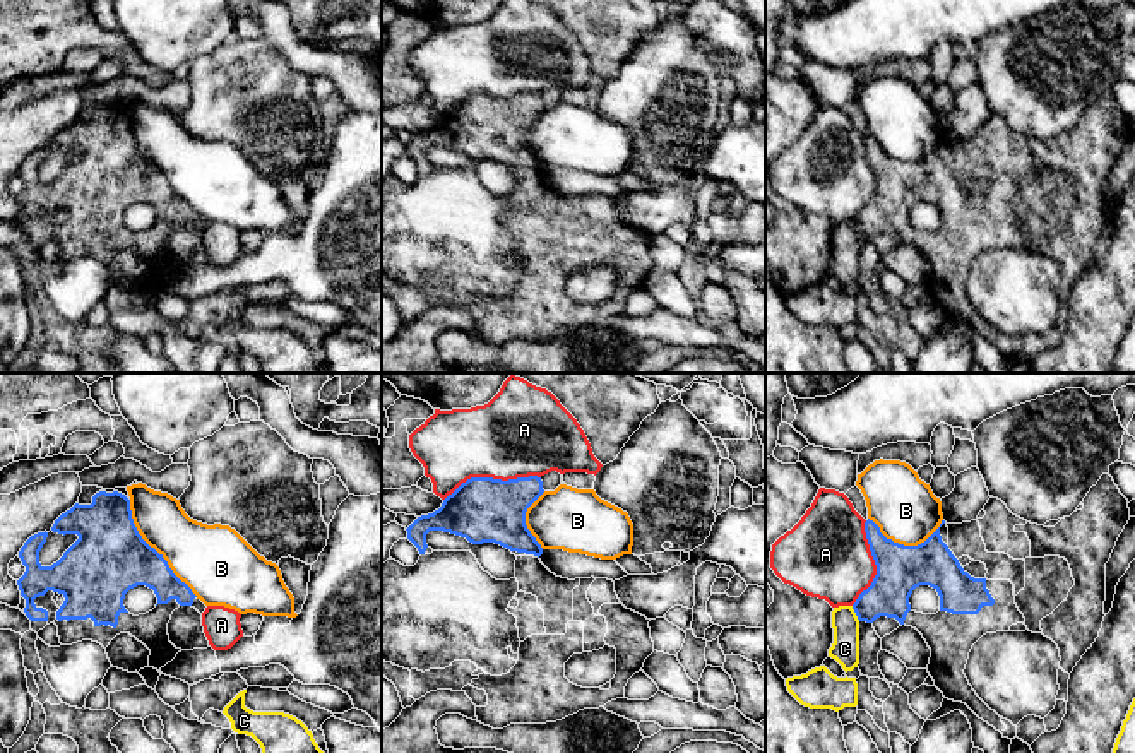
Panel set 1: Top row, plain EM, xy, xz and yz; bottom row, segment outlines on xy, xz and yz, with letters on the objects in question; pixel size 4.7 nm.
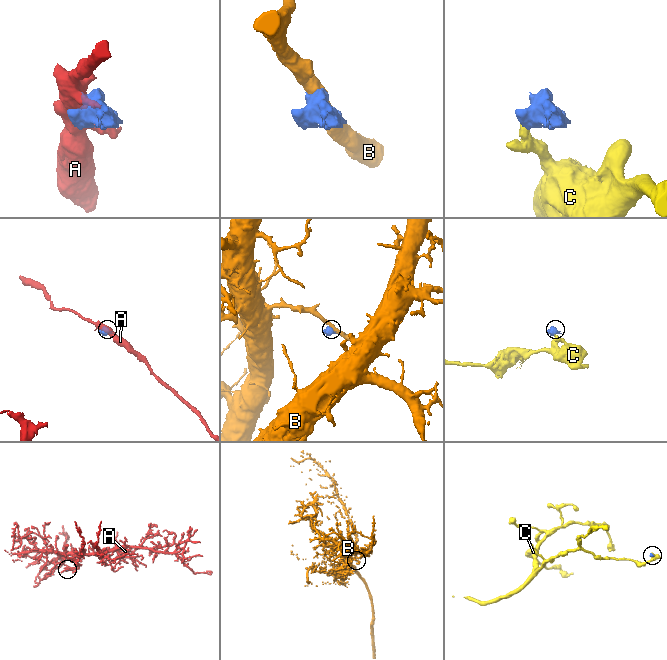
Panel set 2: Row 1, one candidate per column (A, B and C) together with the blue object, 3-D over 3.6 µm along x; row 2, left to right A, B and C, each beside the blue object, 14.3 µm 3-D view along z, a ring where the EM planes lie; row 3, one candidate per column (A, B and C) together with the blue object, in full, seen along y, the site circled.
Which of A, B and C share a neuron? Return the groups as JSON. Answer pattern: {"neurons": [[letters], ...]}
{"neurons": [["A"], ["B"], ["C"]]}

